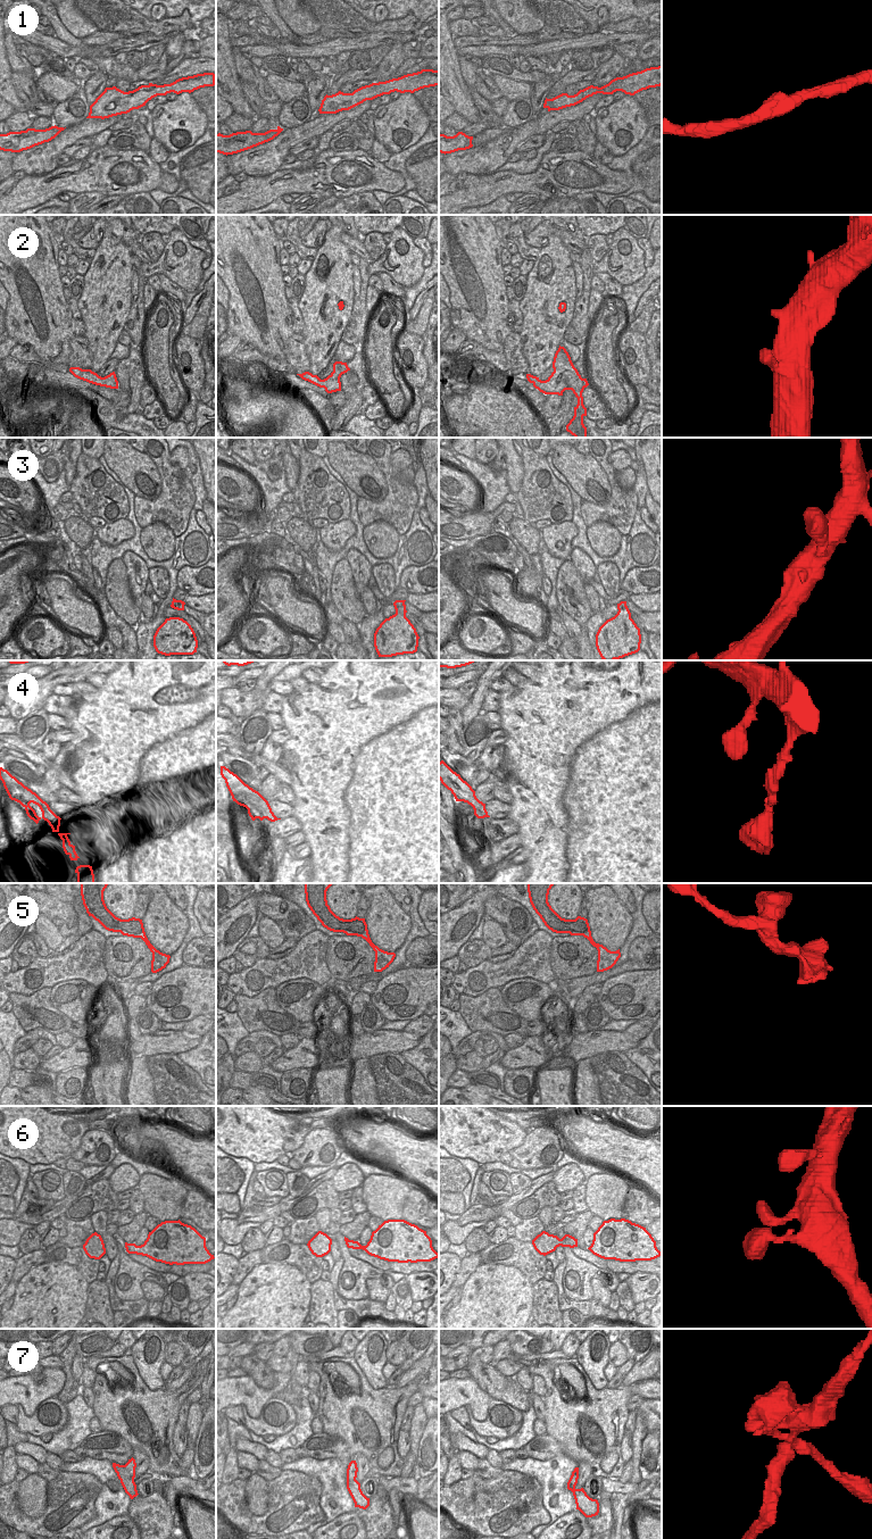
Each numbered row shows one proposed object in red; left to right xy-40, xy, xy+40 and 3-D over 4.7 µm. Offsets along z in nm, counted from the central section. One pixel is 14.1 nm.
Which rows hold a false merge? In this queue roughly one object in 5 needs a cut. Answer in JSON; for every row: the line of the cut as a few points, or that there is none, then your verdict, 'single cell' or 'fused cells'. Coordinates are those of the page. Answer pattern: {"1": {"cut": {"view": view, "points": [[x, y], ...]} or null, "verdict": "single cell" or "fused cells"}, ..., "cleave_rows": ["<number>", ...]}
{"1": {"cut": null, "verdict": "single cell"}, "2": {"cut": null, "verdict": "single cell"}, "3": {"cut": null, "verdict": "single cell"}, "4": {"cut": null, "verdict": "single cell"}, "5": {"cut": null, "verdict": "single cell"}, "6": {"cut": null, "verdict": "single cell"}, "7": {"cut": {"view": "xy", "points": [[360, 1489], [353, 1499]]}, "verdict": "fused cells"}, "cleave_rows": ["7"]}

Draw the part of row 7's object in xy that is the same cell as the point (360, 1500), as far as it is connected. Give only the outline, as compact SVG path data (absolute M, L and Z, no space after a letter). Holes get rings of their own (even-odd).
M359 1490L352 1500L355 1503L355 1507L366 1509L369 1506L369 1498L367 1498L362 1490Z

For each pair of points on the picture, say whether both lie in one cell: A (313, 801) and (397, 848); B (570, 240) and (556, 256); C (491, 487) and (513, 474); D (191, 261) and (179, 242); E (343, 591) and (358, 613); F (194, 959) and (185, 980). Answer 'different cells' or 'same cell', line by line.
A: same cell
B: different cells
C: different cells
D: same cell
E: same cell
F: different cells

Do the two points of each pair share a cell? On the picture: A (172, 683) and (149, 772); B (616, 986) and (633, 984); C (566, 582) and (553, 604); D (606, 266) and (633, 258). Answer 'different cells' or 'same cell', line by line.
A: same cell
B: same cell
C: different cells
D: same cell

